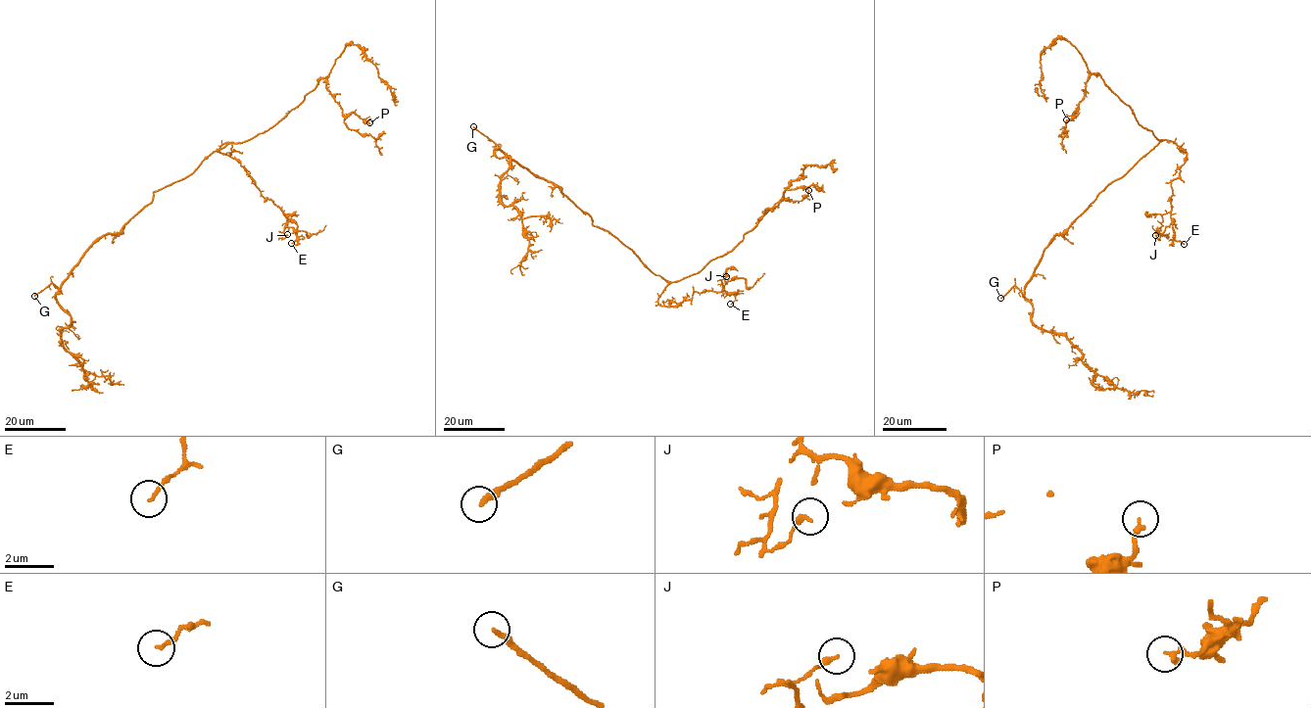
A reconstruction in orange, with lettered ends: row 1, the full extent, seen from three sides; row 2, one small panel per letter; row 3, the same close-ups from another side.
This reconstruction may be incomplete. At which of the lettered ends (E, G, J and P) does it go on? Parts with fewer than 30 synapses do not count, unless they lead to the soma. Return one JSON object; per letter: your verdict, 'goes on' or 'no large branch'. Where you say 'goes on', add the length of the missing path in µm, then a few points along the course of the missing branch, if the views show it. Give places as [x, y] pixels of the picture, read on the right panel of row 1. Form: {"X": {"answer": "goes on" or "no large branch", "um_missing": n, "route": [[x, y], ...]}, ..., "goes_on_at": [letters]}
{"E": {"answer": "no large branch"}, "G": {"answer": "goes on", "um_missing": 15, "route": [[1000, 298], [988, 306], [962, 301]]}, "J": {"answer": "no large branch"}, "P": {"answer": "no large branch"}, "goes_on_at": ["G"]}

